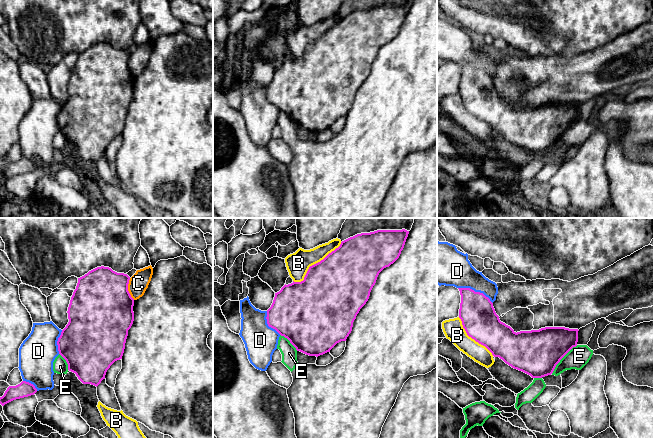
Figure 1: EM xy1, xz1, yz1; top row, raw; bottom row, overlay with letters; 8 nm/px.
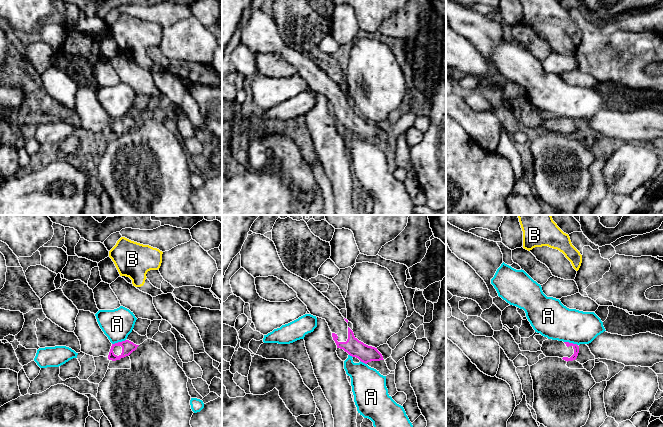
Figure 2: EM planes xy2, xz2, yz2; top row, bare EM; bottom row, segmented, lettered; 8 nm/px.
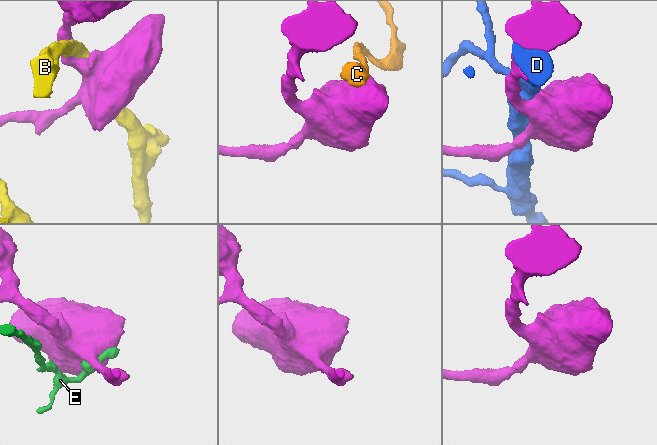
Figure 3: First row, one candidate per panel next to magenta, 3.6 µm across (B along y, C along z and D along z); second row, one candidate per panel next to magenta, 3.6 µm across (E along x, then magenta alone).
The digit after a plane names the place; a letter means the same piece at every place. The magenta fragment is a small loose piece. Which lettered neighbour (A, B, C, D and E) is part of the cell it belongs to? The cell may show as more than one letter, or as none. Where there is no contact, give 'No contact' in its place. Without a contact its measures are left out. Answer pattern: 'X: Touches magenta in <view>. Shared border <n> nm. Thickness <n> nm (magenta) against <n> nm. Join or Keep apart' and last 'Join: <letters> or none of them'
A: Touches magenta in xy2. Shared border 120 nm. Thickness 100 nm (magenta) against 240 nm. Keep apart
B: Touches magenta in xz1. Shared border 500 nm. Thickness 500 nm (magenta) against 190 nm. Keep apart
C: Touches magenta in xy1. Shared border 180 nm. Thickness 500 nm (magenta) against 160 nm. Keep apart
D: Touches magenta in yz1. Shared border 300 nm. Thickness 280 nm (magenta) against 260 nm. Keep apart
E: Touches magenta in yz1. Shared border 320 nm. Thickness 360 nm (magenta) against 170 nm. Keep apart
Join: none of them

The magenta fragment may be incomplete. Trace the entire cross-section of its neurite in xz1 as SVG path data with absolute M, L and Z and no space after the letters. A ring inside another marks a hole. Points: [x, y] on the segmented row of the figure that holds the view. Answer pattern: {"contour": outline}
{"contour": "M377 230L370 233L361 233L353 237L350 237L341 242L340 246L334 251L329 253L323 260L309 267L304 280L301 282L292 282L291 284L284 285L281 290L275 293L275 297L271 307L267 310L267 324L269 327L275 329L281 336L287 338L290 343L296 348L297 351L300 351L309 356L320 356L330 350L339 342L346 341L347 337L352 331L353 322L356 319L357 314L360 309L366 304L369 299L370 292L373 286L376 283L379 273L386 267L389 267L393 264L400 256L401 251L404 248L406 239L408 237L409 231L402 230Z"}

